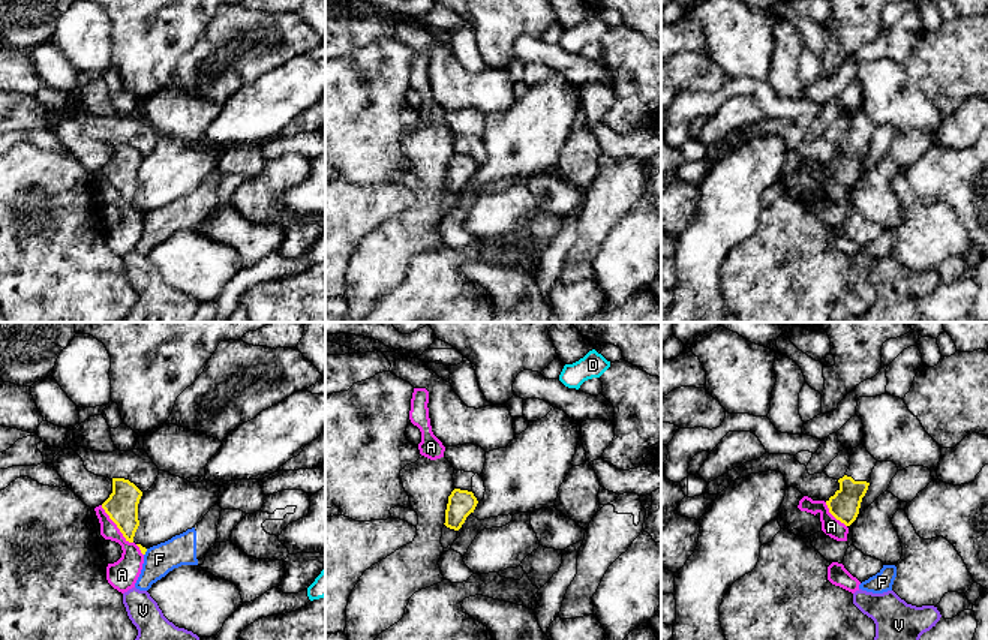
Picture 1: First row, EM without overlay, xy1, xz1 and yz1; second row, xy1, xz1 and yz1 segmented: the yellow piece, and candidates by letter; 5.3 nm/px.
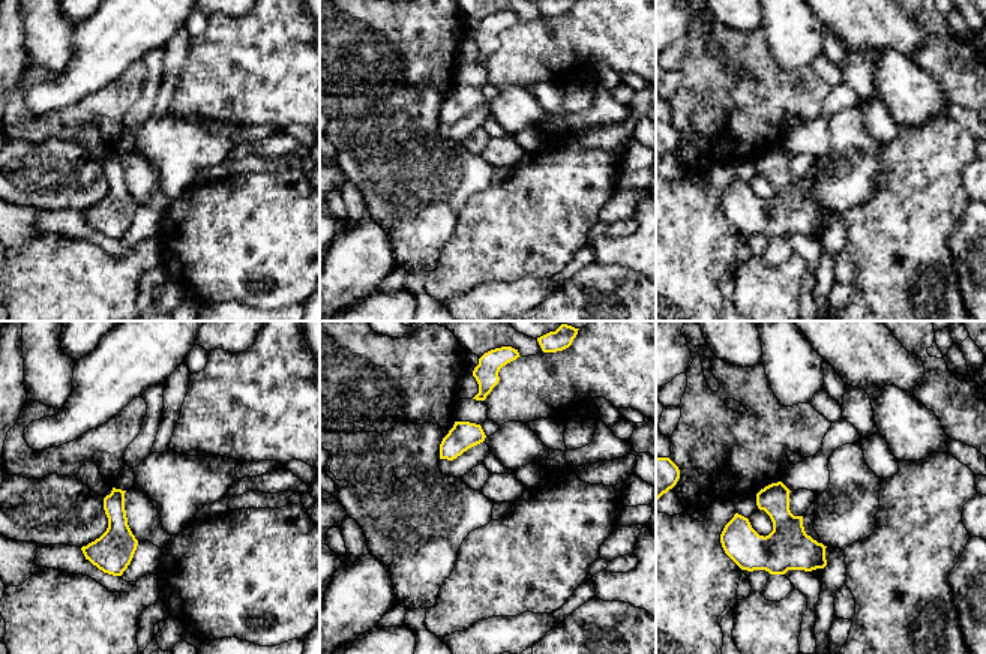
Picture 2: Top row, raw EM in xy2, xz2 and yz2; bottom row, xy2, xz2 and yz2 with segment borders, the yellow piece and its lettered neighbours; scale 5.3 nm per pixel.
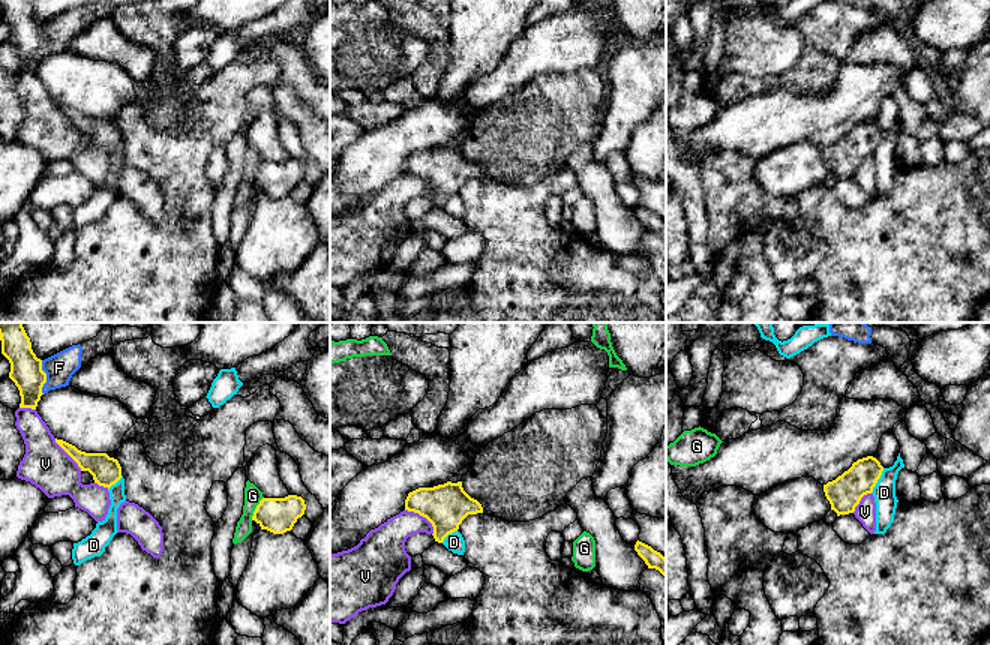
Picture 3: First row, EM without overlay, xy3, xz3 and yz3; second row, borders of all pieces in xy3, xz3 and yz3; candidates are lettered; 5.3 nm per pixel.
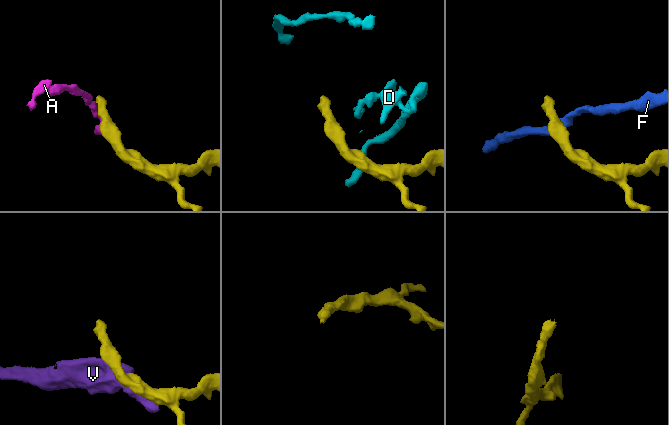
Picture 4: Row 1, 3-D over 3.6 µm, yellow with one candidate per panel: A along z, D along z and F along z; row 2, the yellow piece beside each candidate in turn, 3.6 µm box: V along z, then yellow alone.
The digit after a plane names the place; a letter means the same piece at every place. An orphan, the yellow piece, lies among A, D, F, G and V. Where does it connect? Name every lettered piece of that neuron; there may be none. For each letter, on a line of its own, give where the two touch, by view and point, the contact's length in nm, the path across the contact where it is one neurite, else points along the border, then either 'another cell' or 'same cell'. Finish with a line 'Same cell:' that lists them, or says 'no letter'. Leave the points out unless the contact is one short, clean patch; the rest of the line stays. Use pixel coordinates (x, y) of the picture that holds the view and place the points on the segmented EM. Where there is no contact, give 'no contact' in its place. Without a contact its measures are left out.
A: xy1 (116, 523) | 260 nm | along xy1 (101, 505), (119, 531), (132, 543) | another cell
D: yz3 (878, 479) | 150 nm | along yz3 (884, 468), (870, 492) | another cell
F: xy3 (45, 377) | 180 nm | along xy3 (41, 360), (41, 369), (45, 374), (44, 393) | another cell
G: xy3 (255, 509) | 140 nm | another cell
V: xz3 (423, 516) | 200 nm | another cell
Same cell: no letter

